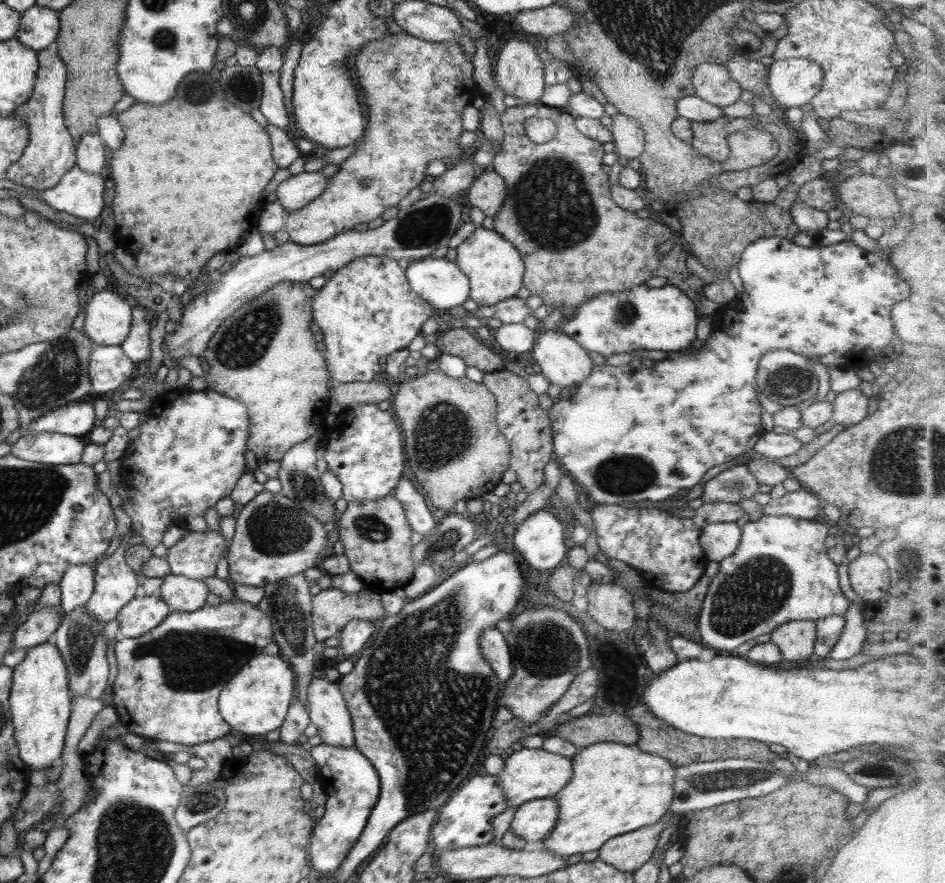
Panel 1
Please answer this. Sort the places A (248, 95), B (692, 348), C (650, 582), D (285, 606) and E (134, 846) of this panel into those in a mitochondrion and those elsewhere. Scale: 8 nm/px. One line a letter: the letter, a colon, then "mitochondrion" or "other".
A: mitochondrion
B: other
C: other
D: mitochondrion
E: mitochondrion

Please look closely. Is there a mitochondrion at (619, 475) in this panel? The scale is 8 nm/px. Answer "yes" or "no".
yes

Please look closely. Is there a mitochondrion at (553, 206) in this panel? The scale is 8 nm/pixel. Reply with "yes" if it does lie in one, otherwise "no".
yes

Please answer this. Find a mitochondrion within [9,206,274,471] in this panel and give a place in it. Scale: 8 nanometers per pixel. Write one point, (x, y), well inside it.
(56, 372)

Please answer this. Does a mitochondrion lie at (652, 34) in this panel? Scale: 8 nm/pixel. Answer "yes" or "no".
yes

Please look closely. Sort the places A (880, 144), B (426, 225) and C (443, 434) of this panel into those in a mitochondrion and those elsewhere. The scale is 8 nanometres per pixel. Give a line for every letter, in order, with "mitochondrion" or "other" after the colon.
A: other
B: mitochondrion
C: mitochondrion

